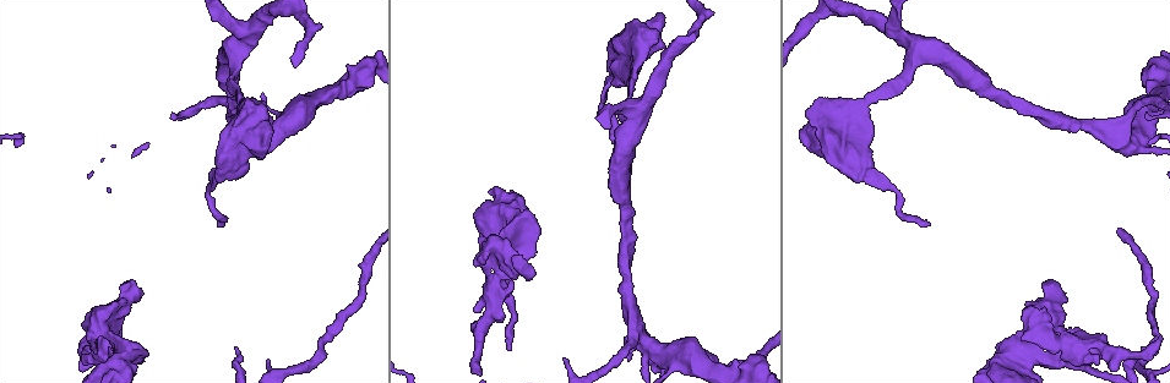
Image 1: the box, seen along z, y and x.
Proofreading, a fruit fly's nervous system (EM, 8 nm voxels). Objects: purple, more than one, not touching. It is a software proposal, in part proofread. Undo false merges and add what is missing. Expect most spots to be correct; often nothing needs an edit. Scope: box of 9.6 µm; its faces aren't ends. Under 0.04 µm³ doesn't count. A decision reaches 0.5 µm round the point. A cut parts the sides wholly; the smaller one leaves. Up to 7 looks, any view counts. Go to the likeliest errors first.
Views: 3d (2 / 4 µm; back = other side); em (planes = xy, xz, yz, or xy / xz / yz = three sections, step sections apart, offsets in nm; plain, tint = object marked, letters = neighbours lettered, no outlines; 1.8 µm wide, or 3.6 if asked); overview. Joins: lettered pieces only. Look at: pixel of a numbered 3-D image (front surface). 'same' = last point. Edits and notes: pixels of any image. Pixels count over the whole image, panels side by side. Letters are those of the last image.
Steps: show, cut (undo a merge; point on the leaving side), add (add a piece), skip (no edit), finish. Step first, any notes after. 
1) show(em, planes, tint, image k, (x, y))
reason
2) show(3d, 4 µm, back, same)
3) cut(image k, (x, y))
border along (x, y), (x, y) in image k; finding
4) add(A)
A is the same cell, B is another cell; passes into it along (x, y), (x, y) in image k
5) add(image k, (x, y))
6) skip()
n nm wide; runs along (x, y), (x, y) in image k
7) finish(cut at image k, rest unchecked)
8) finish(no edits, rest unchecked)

show(3d, 4 µm, back, image 1, (108, 348))
an open end

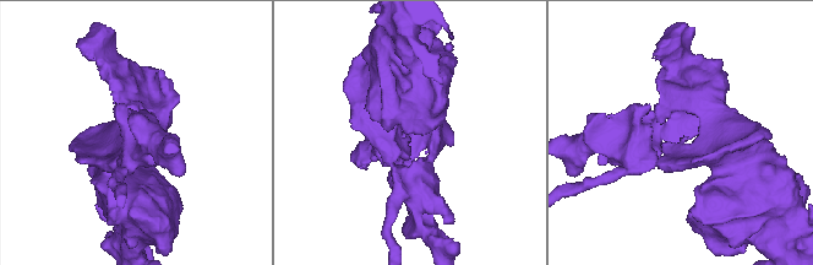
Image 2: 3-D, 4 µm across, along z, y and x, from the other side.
show(em, xy, step 16, tint, image 2, (682, 140))
need the tissue

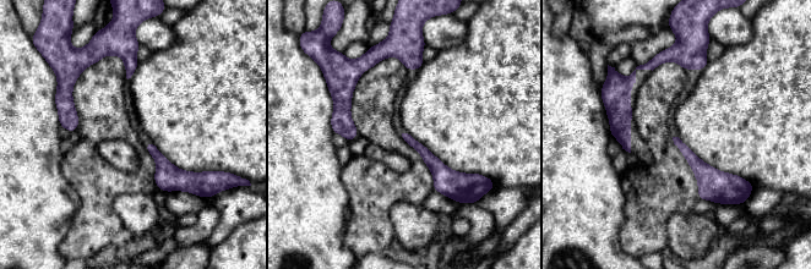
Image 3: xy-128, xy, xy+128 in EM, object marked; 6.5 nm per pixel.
show(em, planes, letters, same)

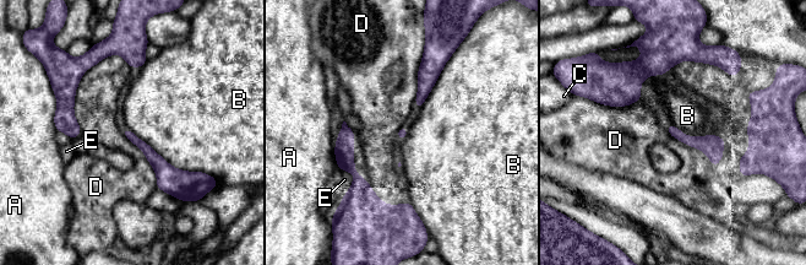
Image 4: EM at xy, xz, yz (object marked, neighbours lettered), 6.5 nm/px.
skip()
A, B, C, D and E are other cells; runs along (125, 130), (175, 179), (184, 179) in image 4; none of them fits

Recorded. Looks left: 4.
show(em, planes, letters, image 1, (173, 113))
an open end

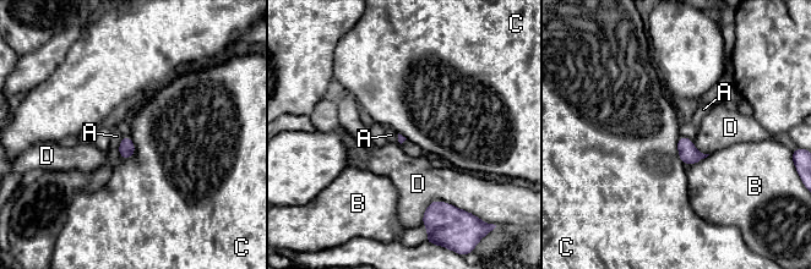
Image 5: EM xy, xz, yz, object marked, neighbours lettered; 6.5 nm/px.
skip()
D touches over 240 nm; A, B, C and D are other cells; border along (128, 136), (134, 154), (121, 159) in image 5; no lettered piece goes on from it

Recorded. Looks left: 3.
show(3d, 4 µm, image 1, (221, 171))

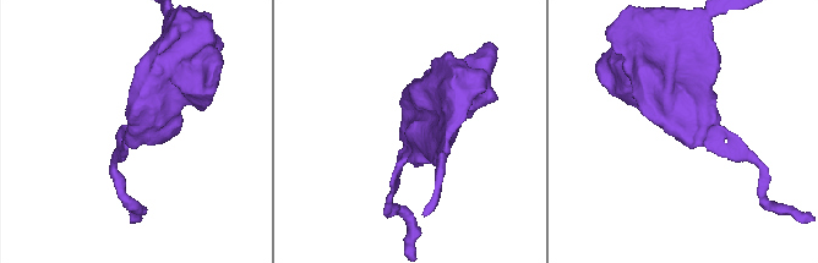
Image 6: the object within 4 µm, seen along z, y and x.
show(em, 3.6 µm, planes, tint, image 6, (414, 141))

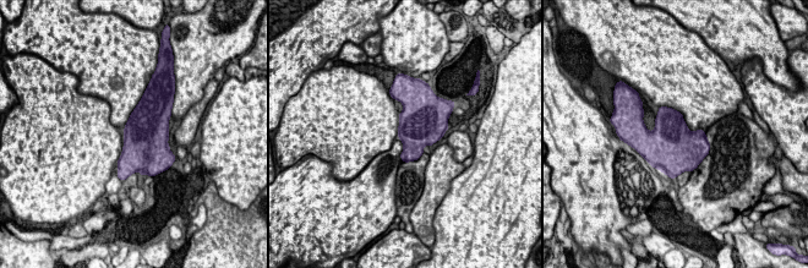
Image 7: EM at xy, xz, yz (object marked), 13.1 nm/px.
show(em, 3.6 µm, planes, letters, same)

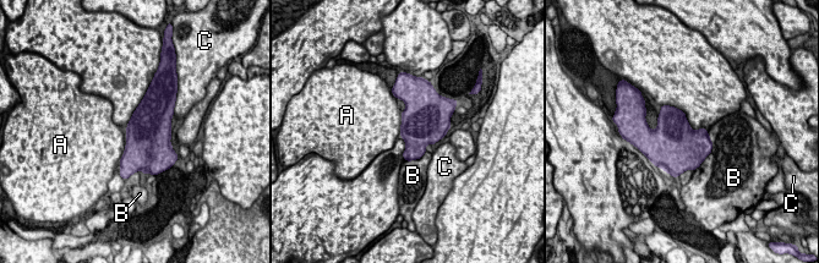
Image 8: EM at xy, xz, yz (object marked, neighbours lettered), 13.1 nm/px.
skip()
480 nm wide; A, B and C are other cells; border along (125, 130), (125, 151), (118, 162) in image 8; all the same neuron

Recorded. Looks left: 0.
finish(no edits, rest unchecked)

